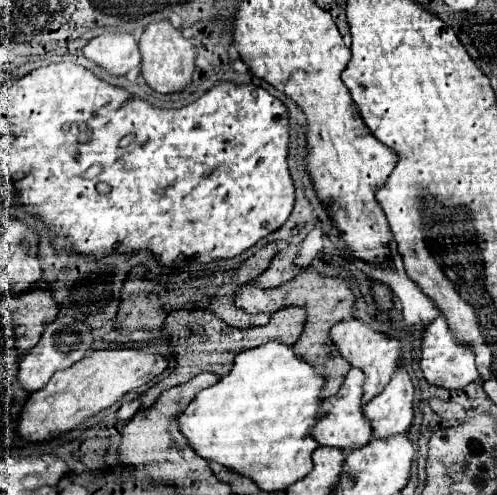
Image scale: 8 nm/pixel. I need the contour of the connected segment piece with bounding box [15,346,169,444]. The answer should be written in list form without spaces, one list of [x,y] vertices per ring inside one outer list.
[[[103,348],[89,350],[85,358],[81,358],[75,366],[55,372],[53,378],[27,400],[21,422],[16,426],[15,433],[26,443],[41,443],[53,434],[61,434],[65,430],[79,428],[85,418],[109,408],[123,394],[137,386],[149,384],[157,374],[167,368],[169,360],[163,354],[153,354],[147,348]]]

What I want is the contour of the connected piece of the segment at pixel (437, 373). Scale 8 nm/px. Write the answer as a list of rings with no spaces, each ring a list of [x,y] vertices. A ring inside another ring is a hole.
[[[439,316],[435,318],[427,330],[425,330],[425,336],[423,336],[423,346],[421,346],[421,370],[423,370],[423,376],[429,384],[435,384],[435,386],[443,386],[443,388],[451,388],[451,390],[457,390],[457,388],[463,388],[475,380],[479,380],[479,372],[475,368],[475,352],[471,352],[471,346],[469,344],[459,344],[451,330],[449,330],[449,324],[445,320],[445,316]]]

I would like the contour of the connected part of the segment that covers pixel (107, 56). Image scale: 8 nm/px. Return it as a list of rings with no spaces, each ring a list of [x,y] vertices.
[[[105,32],[95,36],[87,42],[83,54],[109,74],[127,74],[141,62],[139,46],[129,32]]]

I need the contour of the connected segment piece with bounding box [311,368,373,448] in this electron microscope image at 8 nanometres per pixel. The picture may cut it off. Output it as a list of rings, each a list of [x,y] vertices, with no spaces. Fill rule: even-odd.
[[[351,368],[347,374],[345,384],[341,386],[341,390],[327,398],[323,402],[323,410],[321,410],[321,420],[317,422],[317,426],[313,428],[311,436],[321,444],[321,446],[337,446],[337,448],[359,448],[365,446],[371,440],[371,424],[363,412],[363,370],[359,368]]]

